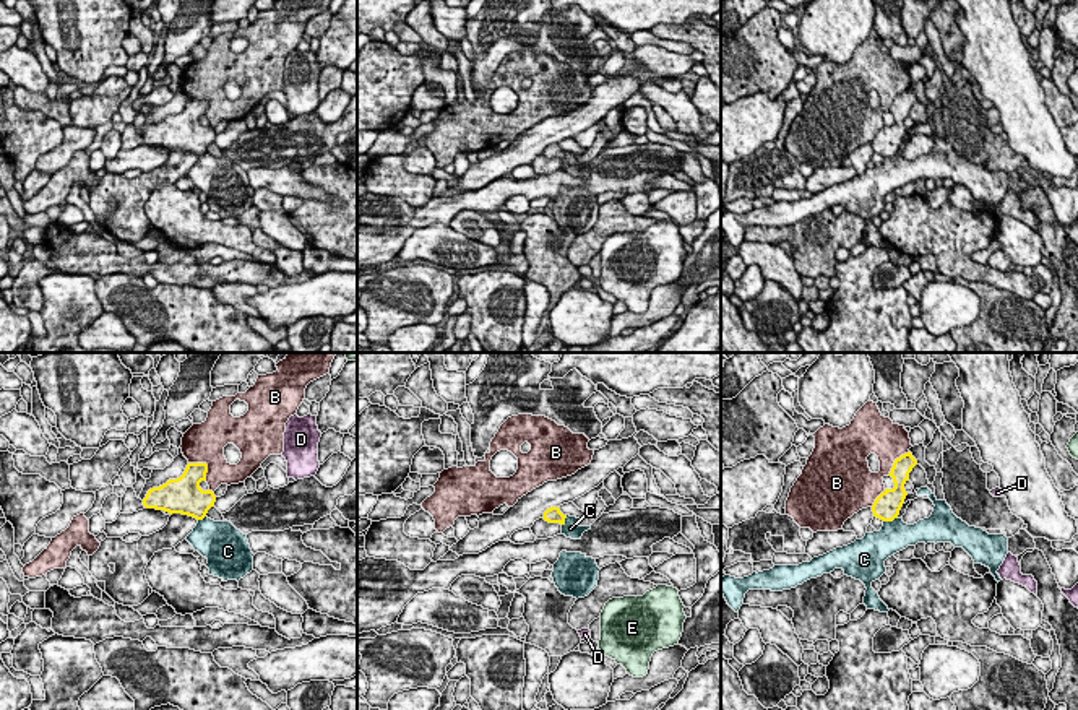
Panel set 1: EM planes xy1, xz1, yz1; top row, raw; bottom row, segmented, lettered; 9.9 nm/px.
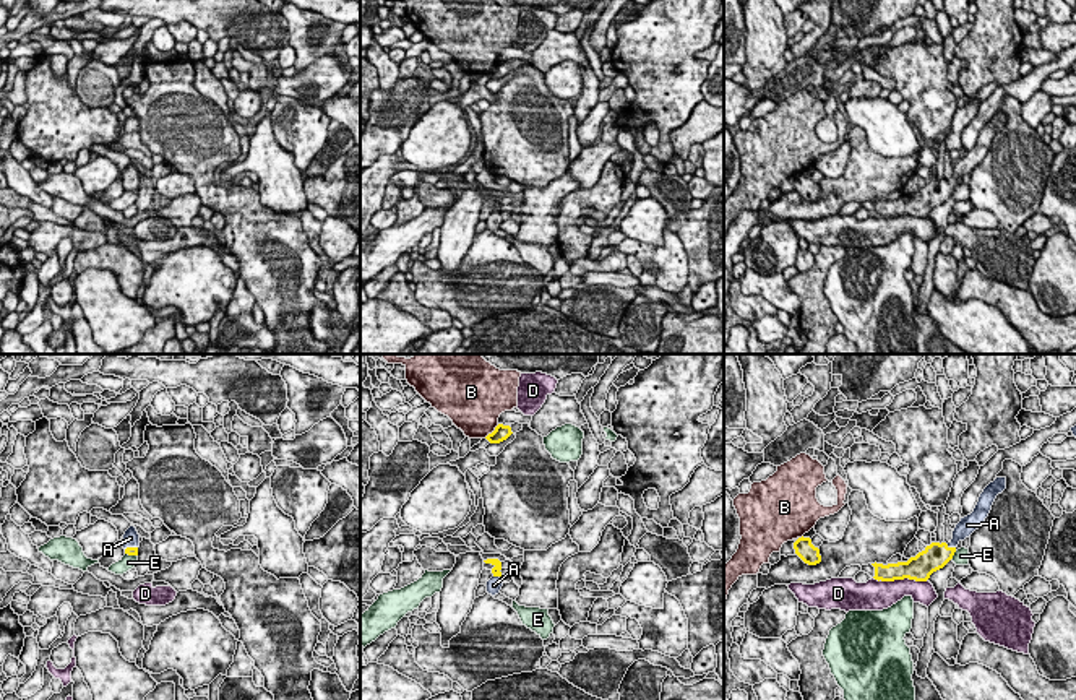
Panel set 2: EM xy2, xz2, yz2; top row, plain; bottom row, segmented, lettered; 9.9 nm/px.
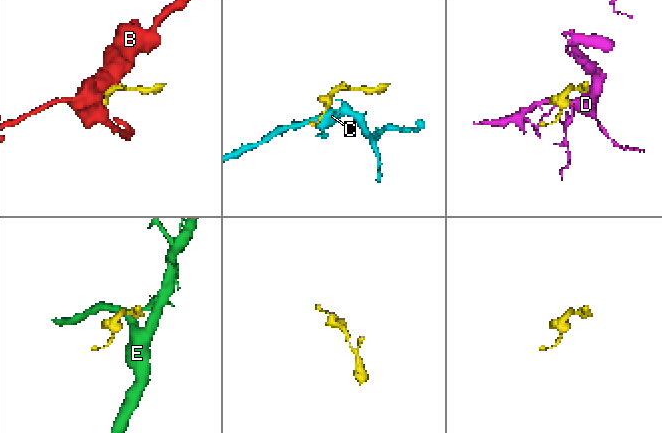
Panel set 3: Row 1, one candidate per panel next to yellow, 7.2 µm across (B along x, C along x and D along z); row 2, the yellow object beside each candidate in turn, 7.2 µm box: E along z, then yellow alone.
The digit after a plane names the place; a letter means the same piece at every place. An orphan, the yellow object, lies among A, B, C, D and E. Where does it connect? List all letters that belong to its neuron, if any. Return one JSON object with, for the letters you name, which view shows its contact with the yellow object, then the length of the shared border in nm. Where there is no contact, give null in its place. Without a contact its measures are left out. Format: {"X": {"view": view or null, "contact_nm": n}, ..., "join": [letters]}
{"A": {"view": "yz2", "contact_nm": 100}, "join": ["A"]}

